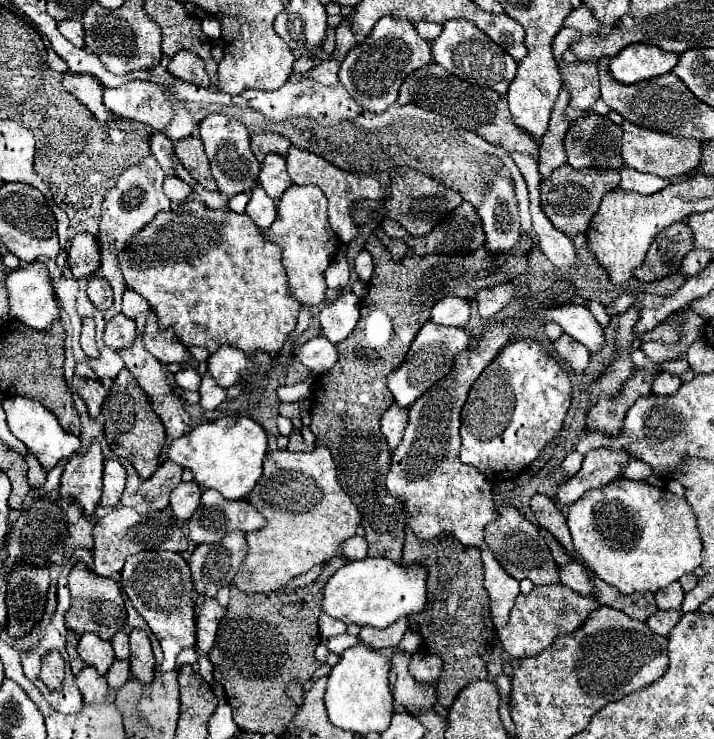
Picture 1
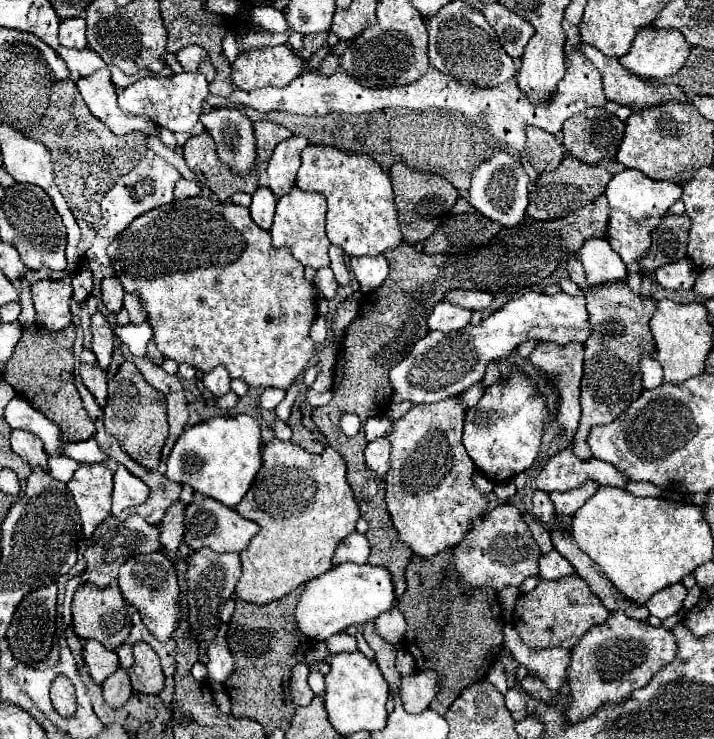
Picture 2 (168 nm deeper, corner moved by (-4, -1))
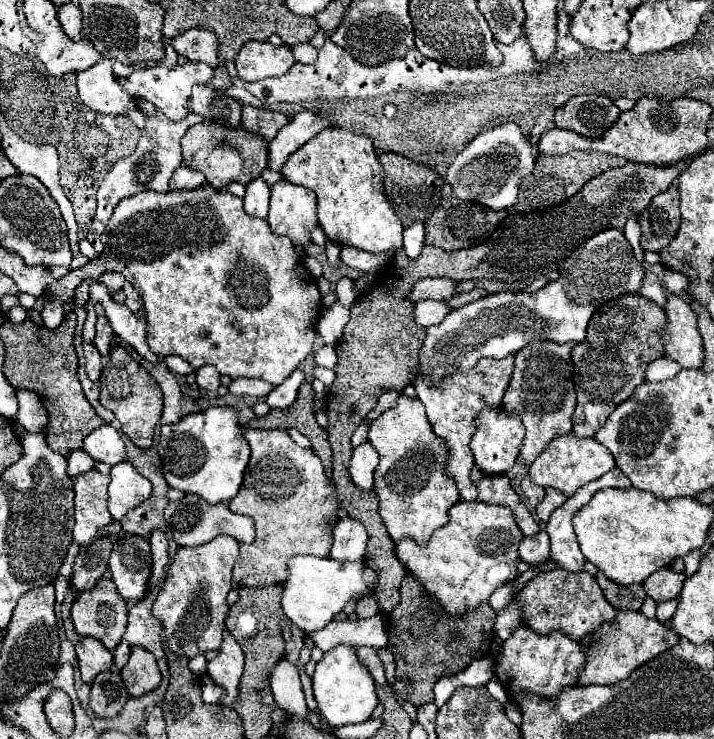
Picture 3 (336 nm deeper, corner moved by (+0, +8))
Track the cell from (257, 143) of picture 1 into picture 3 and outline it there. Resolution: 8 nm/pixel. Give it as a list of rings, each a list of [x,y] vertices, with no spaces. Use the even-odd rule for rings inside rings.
[[[250,105],[242,107],[242,125],[246,131],[260,135],[264,141],[272,141],[276,133],[288,123],[288,117],[268,109],[256,109]]]

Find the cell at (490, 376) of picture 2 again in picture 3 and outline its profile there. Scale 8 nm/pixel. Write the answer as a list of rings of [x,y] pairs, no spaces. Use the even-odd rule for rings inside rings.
[[[508,355],[504,359],[480,359],[472,371],[454,373],[454,375],[446,377],[444,381],[440,381],[438,385],[428,385],[422,379],[416,379],[416,383],[414,383],[414,387],[418,391],[418,399],[424,403],[428,421],[434,427],[434,433],[444,437],[444,441],[450,449],[446,473],[456,479],[462,501],[474,501],[478,495],[476,485],[470,481],[470,469],[474,465],[474,455],[468,447],[472,433],[476,431],[474,417],[476,417],[476,413],[480,413],[482,407],[502,403],[502,395],[512,377],[512,367],[514,367],[514,355]]]

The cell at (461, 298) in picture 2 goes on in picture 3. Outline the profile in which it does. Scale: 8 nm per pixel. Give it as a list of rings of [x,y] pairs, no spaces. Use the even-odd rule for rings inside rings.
[[[420,279],[416,283],[416,289],[412,289],[410,299],[412,301],[422,301],[422,299],[442,299],[448,301],[452,299],[458,291],[456,291],[458,283],[456,281],[448,281],[444,279]]]

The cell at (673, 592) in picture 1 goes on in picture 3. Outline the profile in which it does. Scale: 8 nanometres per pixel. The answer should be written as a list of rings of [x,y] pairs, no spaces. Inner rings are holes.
[[[668,567],[658,569],[656,573],[652,573],[646,581],[644,581],[644,591],[650,599],[654,599],[656,603],[668,601],[668,599],[676,599],[682,591],[686,575],[684,573],[676,573]]]

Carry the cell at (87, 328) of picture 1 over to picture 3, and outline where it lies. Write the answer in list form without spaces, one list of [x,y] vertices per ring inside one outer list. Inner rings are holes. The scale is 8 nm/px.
[[[100,303],[94,305],[96,313],[98,313],[98,323],[96,323],[96,337],[94,337],[94,345],[96,349],[100,351],[102,357],[108,357],[110,355],[110,343],[114,339],[114,333],[112,333],[112,327],[104,315],[104,307]]]

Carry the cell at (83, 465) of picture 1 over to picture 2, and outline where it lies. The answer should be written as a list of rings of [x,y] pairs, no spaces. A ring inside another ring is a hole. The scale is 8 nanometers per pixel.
[[[80,464],[68,482],[68,490],[74,496],[88,540],[96,526],[110,516],[112,472],[104,464]]]

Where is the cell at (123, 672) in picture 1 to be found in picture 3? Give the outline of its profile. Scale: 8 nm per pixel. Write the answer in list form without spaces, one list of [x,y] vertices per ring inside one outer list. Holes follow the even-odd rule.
[[[104,671],[92,681],[90,707],[100,717],[114,717],[126,703],[128,691],[124,689],[118,671]]]

